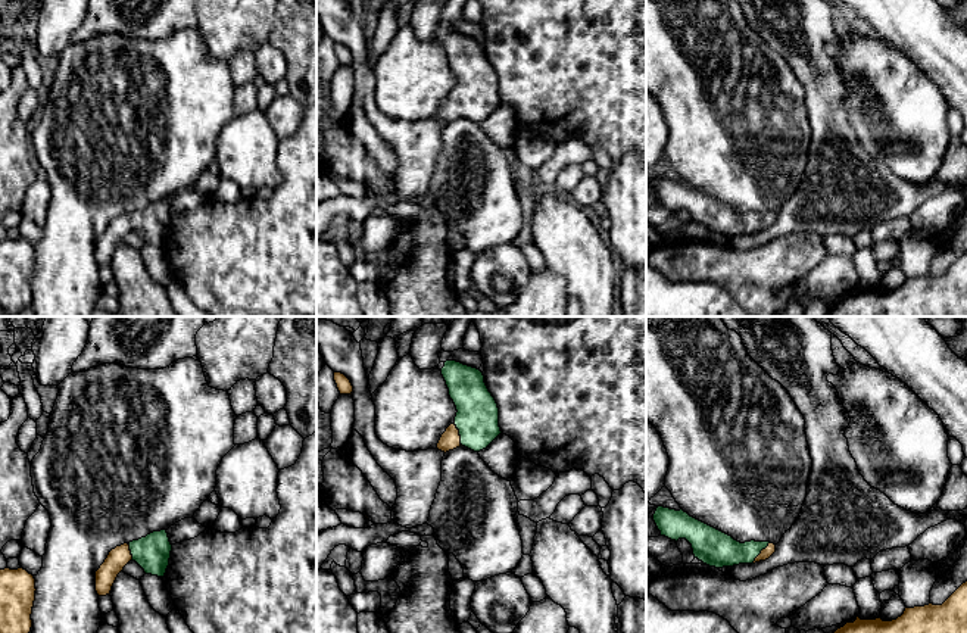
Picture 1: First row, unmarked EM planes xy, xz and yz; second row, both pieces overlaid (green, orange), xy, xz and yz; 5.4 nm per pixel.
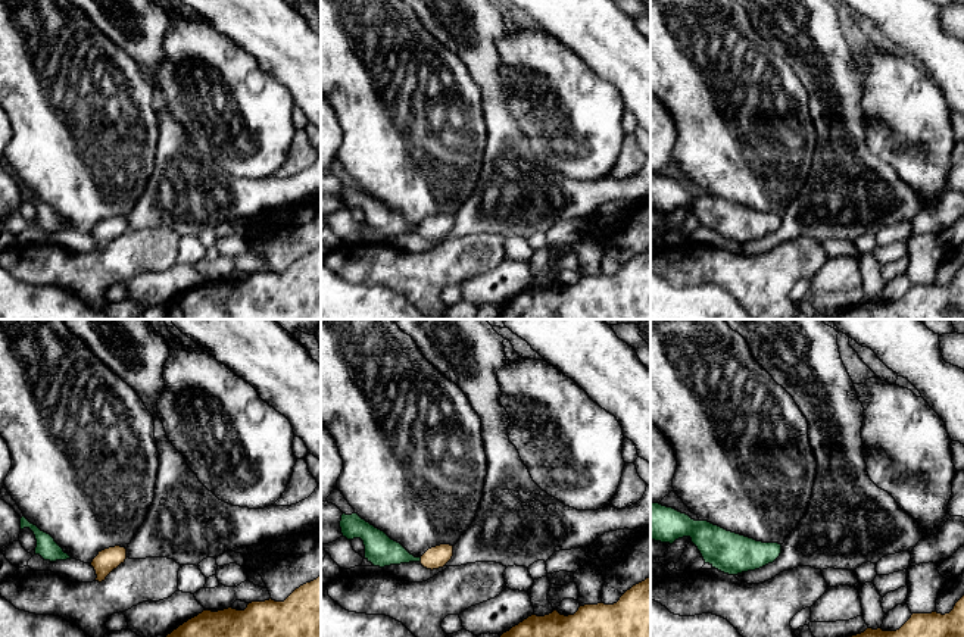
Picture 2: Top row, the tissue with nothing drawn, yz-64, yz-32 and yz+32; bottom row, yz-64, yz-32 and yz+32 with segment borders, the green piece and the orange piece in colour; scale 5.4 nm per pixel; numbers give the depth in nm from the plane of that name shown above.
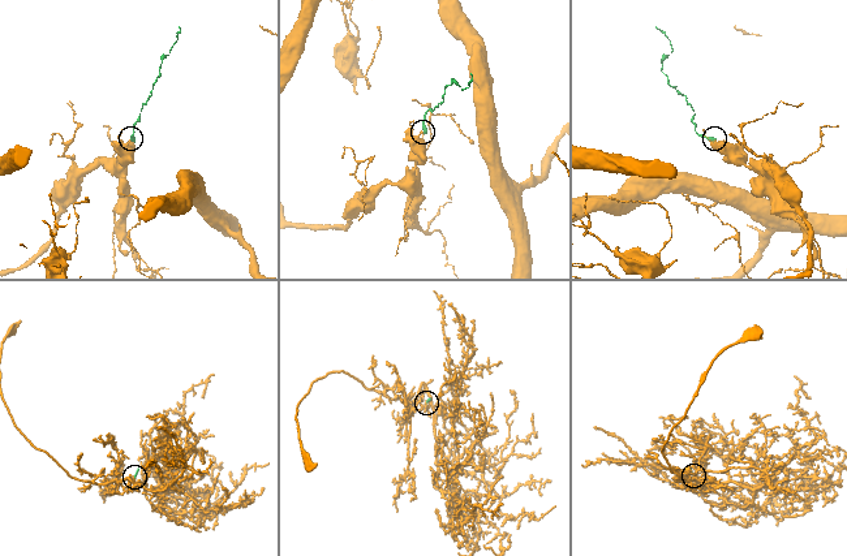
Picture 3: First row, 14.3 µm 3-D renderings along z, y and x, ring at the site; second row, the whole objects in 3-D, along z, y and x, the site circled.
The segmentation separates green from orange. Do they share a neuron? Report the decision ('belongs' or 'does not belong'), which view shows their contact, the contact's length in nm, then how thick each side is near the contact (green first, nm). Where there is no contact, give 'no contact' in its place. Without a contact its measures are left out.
belongs | xz | 140 nm | 240/110 nm

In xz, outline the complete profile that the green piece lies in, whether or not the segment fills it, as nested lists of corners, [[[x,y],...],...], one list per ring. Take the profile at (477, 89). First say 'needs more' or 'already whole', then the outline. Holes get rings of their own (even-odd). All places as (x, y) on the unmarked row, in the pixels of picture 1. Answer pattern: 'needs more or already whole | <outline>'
needs more | [[[446,31],[442,46],[456,77],[455,93],[442,105],[442,122],[465,116],[474,122],[486,119],[502,103],[499,78],[480,40],[456,31]]]

